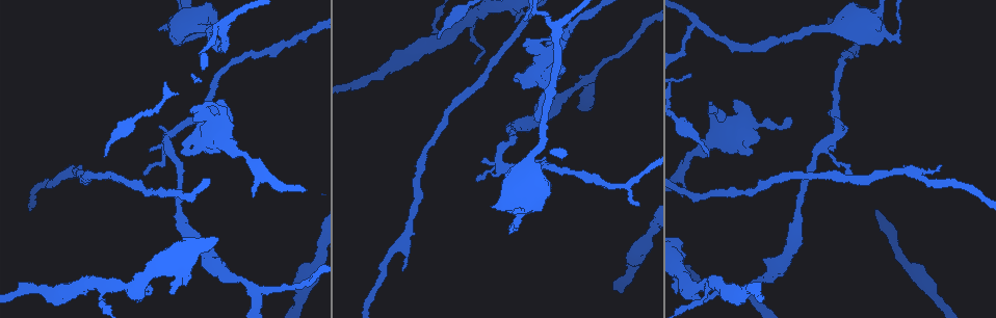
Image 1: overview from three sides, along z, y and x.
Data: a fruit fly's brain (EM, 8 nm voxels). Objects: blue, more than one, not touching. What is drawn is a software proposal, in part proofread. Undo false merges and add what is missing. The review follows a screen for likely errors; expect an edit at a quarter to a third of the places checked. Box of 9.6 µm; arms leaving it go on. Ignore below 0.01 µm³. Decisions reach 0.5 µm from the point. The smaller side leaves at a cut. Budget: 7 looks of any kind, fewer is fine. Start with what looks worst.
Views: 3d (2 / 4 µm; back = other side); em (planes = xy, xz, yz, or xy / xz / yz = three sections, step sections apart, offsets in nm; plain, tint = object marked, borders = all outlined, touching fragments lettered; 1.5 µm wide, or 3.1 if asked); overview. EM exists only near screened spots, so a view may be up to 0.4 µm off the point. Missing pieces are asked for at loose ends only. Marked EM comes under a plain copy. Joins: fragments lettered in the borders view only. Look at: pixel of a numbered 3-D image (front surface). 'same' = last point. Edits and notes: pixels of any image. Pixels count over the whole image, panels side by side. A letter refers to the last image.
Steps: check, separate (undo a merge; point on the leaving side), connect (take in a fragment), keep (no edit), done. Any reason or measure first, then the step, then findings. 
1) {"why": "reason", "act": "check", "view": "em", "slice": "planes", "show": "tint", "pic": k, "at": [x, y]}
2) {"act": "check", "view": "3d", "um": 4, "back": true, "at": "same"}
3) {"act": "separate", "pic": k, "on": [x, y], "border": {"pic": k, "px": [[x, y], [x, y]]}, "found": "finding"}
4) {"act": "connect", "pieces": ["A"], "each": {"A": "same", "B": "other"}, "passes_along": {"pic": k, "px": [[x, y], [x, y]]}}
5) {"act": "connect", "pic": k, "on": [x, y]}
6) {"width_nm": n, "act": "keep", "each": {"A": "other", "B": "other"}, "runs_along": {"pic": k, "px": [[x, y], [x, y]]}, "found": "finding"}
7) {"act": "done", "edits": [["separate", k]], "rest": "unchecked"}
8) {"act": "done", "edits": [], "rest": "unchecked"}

{"act": "check", "view": "em", "slice": "planes", "show": "borders", "pic": 1, "at": [939, 166]}

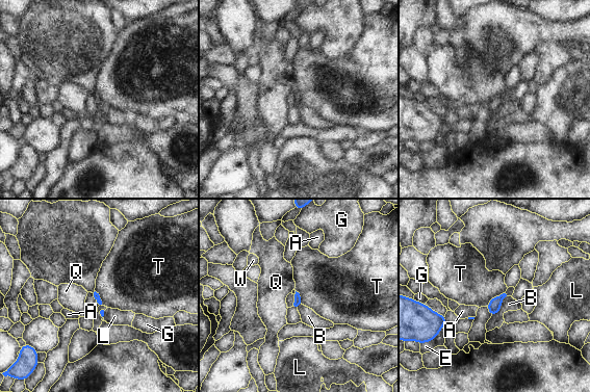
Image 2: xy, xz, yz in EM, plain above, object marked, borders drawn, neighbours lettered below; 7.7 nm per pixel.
{"act": "keep", "each": {"A": "other", "B": "other", "E": "other", "G": "other", "L": "other", "Q": "other", "T": "other", "W": "other"}, "found": "none of them fits"}

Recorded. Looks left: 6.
{"why": "free end", "act": "check", "view": "3d", "um": 2, "pic": 1, "at": [639, 204]}

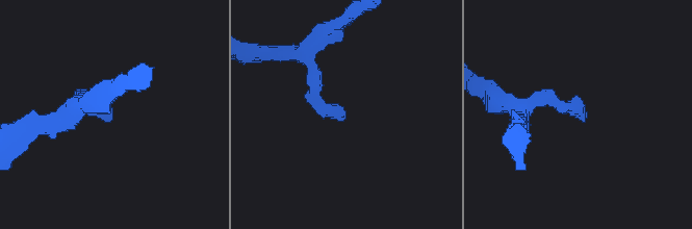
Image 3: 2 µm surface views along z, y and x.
{"act": "check", "view": "em", "slice": "planes", "show": "borders", "pic": 3, "at": [111, 115]}

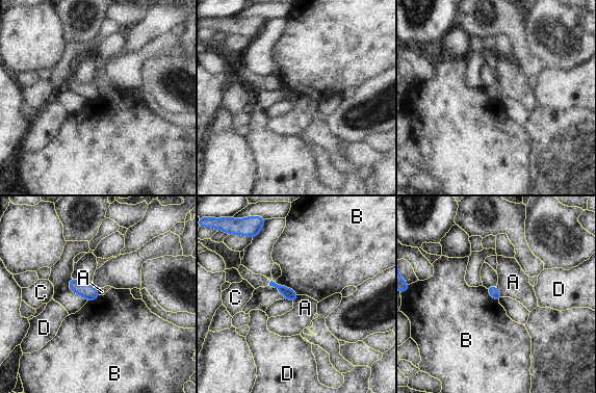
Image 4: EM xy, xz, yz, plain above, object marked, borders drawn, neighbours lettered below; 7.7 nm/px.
{"act": "keep", "each": {"A": "other", "B": "other", "C": "other", "D": "other"}, "border": {"pic": 4, "px": [[496, 285], [496, 290], [502, 296]]}, "found": "no lettered fragment goes on from it"}

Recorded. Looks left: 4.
{"why": "an open end", "act": "check", "view": "3d", "um": 2, "pic": 1, "at": [185, 283]}

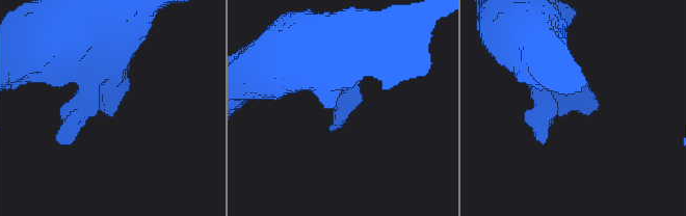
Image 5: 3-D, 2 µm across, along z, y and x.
{"why": "shape alone is not enough", "act": "check", "view": "em", "slice": "planes", "show": "borders", "pic": 5, "at": [331, 130]}

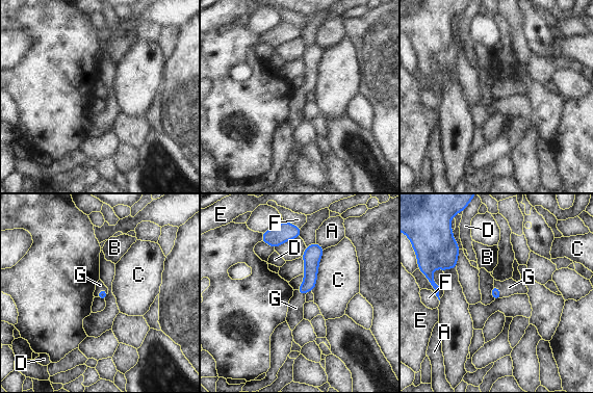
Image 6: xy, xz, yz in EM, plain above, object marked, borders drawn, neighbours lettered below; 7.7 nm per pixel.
{"act": "connect", "pieces": ["G"], "each": {"A": "other", "B": "other", "C": "other", "D": "other", "E": "other", "F": "other", "G": "same"}, "passes_along": {"pic": 6, "px": [[102, 293], [100, 289], [100, 285]]}, "found": "it goes on there"}

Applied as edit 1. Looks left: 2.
{"act": "done", "edits": [["connect", 6]], "rest": "unchecked"}

